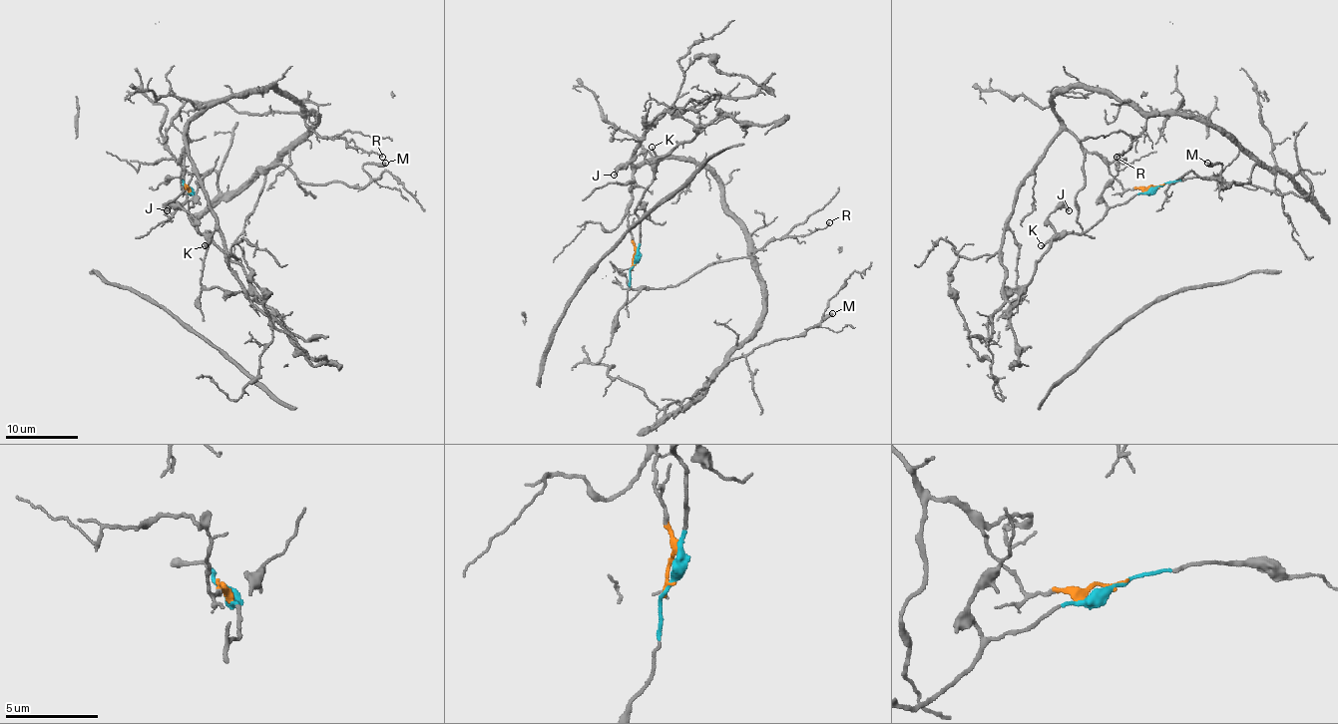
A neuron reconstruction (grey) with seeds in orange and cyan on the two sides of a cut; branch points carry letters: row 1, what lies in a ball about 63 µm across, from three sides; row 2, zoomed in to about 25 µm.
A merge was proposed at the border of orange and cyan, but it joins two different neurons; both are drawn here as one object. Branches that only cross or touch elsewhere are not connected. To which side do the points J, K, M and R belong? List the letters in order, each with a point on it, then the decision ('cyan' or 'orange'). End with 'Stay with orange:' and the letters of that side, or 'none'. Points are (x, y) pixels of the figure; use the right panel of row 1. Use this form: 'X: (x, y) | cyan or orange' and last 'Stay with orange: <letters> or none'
J: (1069, 210) | cyan
K: (1041, 245) | cyan
M: (1207, 163) | orange
R: (1116, 157) | orange
Stay with orange: M, R

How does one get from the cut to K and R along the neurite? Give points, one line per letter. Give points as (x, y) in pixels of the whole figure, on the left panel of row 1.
K: (187, 185), (192, 192), (189, 217), (199, 232), (209, 235), (205, 244)
R: (187, 185), (187, 127), (224, 100), (269, 87), (297, 104), (324, 138), (382, 156)

